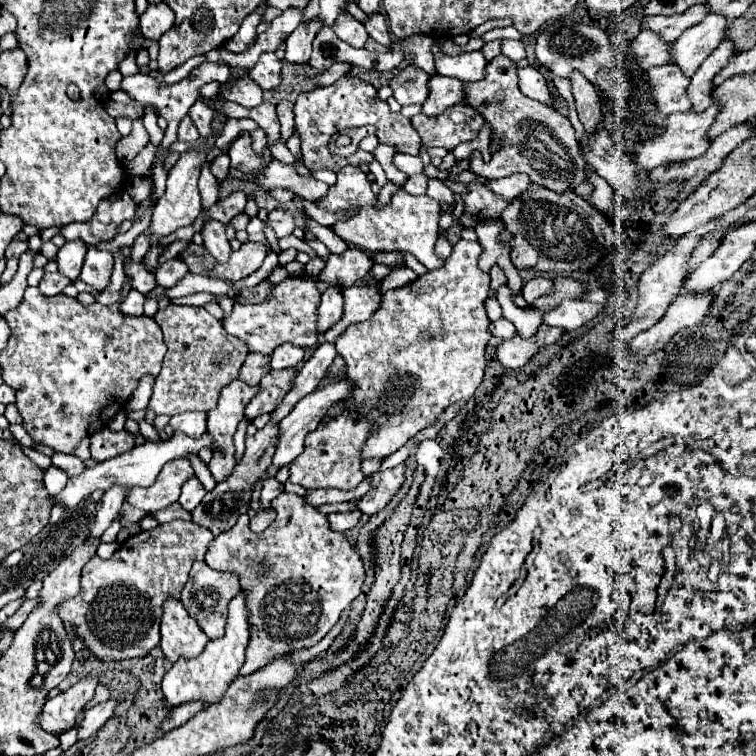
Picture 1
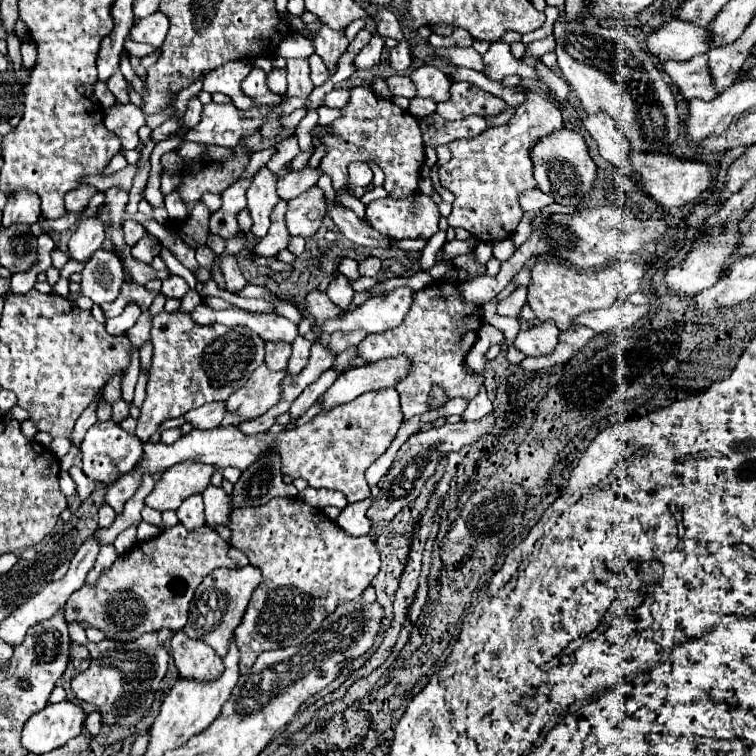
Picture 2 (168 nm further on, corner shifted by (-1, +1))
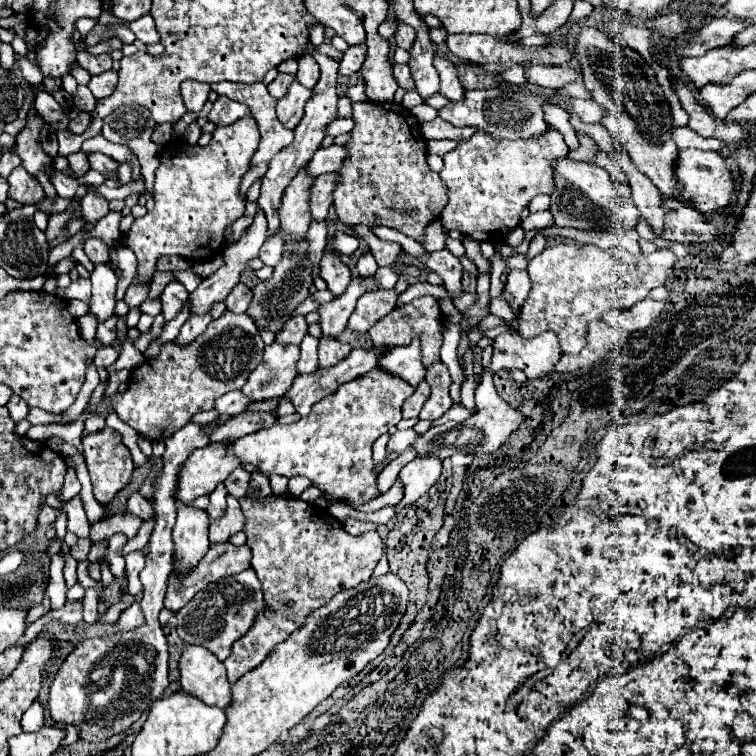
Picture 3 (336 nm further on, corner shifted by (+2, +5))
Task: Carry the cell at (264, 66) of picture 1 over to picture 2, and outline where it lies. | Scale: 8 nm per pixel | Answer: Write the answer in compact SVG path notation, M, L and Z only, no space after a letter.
M271 69L267 73L267 87L271 93L283 95L287 91L287 79L285 79L285 69Z

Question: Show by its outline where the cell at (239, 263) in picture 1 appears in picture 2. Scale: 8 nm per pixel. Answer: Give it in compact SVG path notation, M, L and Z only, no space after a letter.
M287 201L277 203L275 211L271 213L271 227L267 235L255 245L255 255L273 257L287 247L291 235L287 233L287 227L285 227L285 209L287 209Z

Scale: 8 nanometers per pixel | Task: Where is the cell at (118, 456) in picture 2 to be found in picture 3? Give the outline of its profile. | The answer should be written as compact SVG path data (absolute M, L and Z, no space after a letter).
M102 429L100 433L88 435L82 439L84 445L84 459L88 465L88 473L92 479L92 487L94 487L94 497L98 503L106 505L110 503L120 489L124 489L130 479L132 479L132 471L134 471L134 463L130 459L130 451L128 447L122 443L122 435L114 429Z

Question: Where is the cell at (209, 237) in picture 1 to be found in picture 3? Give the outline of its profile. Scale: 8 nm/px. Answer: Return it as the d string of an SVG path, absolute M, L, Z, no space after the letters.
M238 283L238 285L232 289L232 293L228 295L228 299L224 301L224 303L226 303L226 309L232 311L232 313L244 313L246 307L248 307L248 303L250 303L250 295L252 295L250 289L248 289L246 285Z

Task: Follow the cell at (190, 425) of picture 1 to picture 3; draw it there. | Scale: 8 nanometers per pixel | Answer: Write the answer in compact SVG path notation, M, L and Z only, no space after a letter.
M228 391L226 395L222 395L220 399L216 399L216 409L224 415L238 415L242 411L248 409L248 405L252 405L252 399L248 399L242 391Z

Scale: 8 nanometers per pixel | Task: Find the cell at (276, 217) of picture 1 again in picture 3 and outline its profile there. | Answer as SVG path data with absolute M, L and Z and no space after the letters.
M326 173L326 175L316 177L314 187L310 191L312 219L324 219L328 215L328 209L332 203L332 191L336 189L338 181L340 181L338 173Z

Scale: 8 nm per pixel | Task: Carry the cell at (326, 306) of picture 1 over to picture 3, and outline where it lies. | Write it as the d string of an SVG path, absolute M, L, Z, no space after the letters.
M326 245L320 259L320 277L328 283L328 289L338 297L350 283L350 269L338 259L332 245Z

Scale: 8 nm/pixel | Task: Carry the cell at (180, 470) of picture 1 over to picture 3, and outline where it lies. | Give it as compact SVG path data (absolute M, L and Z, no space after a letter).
M230 441L210 443L192 451L178 477L176 499L180 503L192 503L196 497L212 493L218 483L240 467L240 459L228 455L228 443Z

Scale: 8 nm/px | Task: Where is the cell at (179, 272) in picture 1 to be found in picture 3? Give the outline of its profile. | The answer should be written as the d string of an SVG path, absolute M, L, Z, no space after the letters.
M172 281L166 285L160 301L162 301L162 317L166 321L170 321L182 311L184 303L188 301L188 291L184 289L184 285L180 281Z

